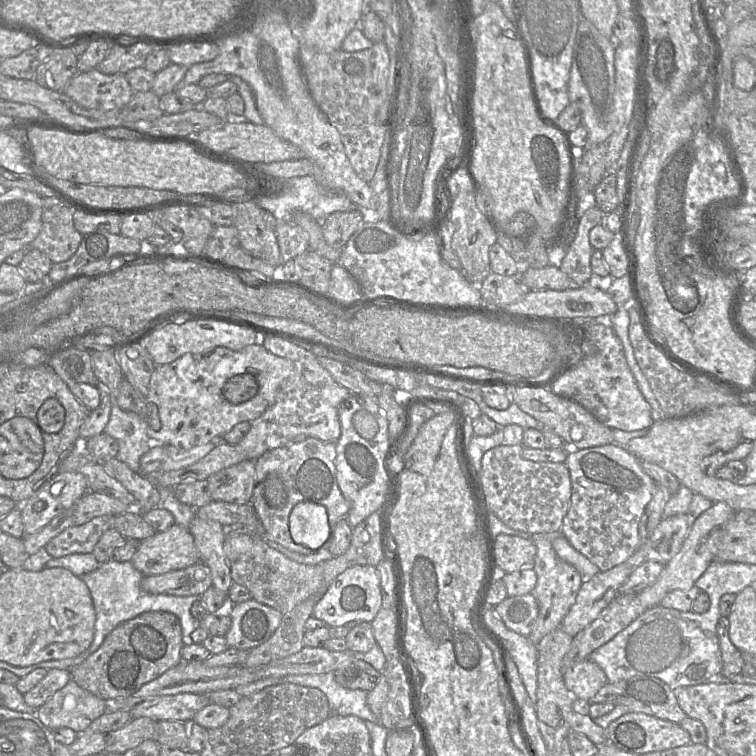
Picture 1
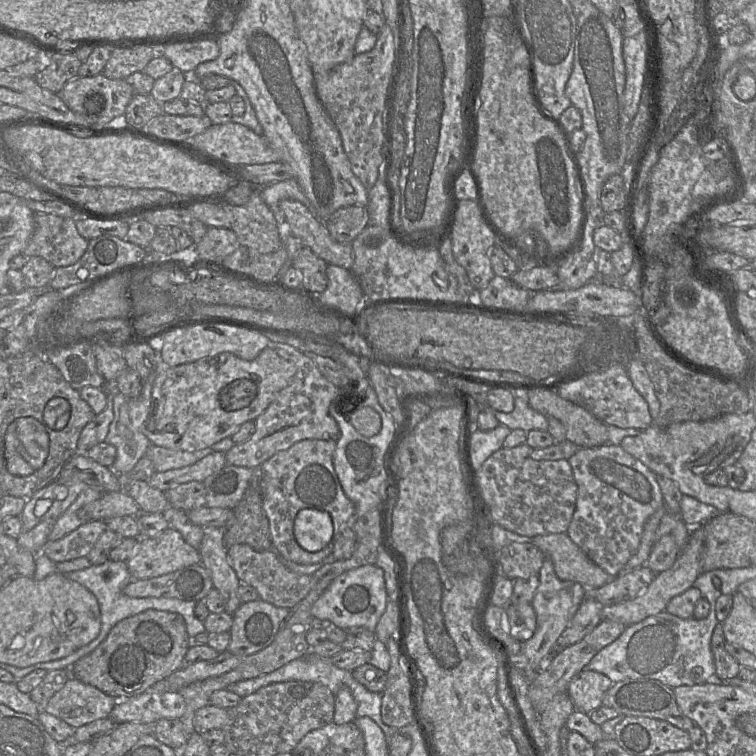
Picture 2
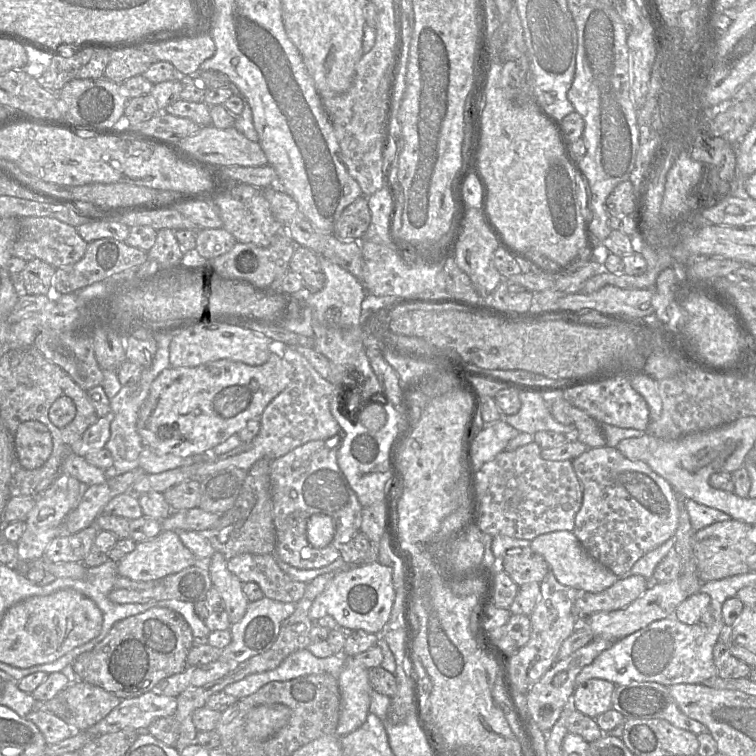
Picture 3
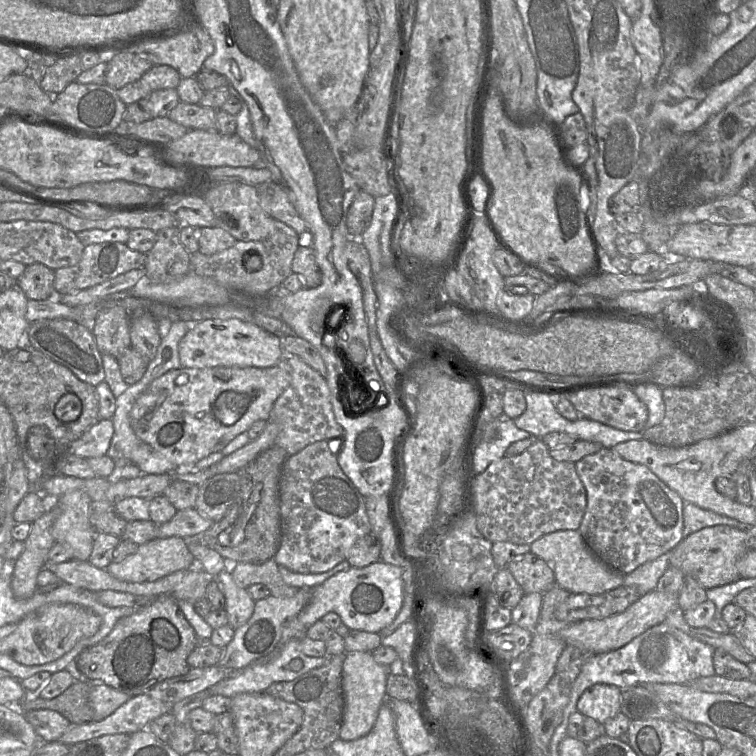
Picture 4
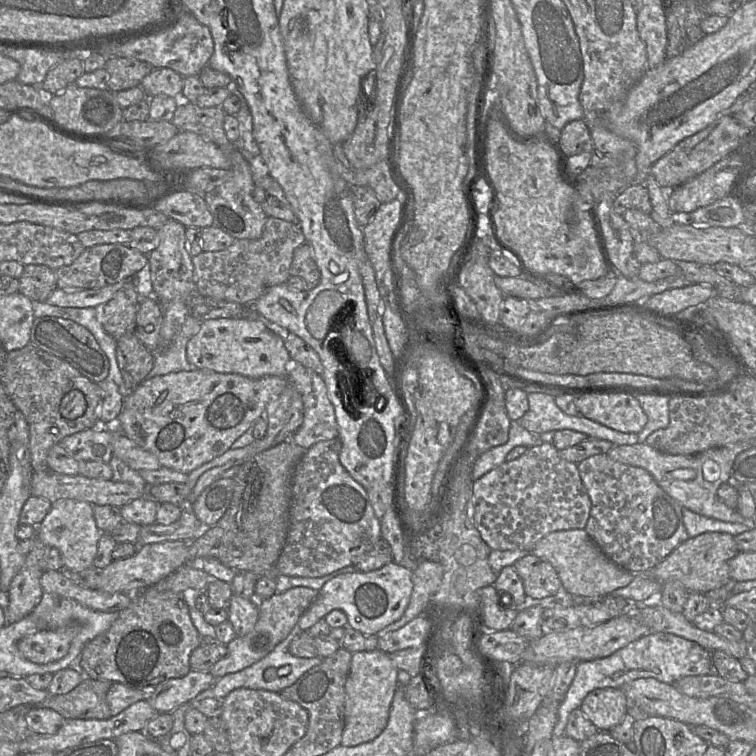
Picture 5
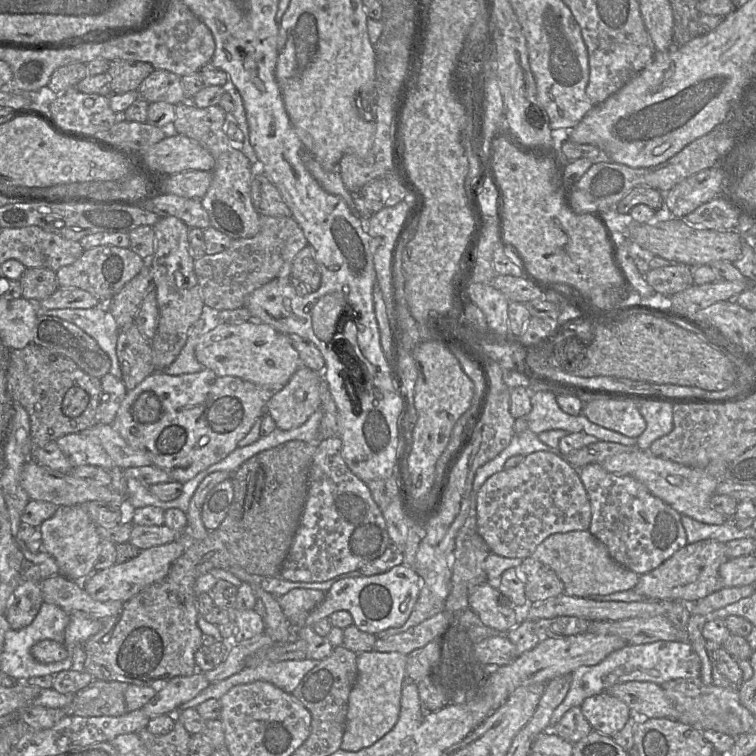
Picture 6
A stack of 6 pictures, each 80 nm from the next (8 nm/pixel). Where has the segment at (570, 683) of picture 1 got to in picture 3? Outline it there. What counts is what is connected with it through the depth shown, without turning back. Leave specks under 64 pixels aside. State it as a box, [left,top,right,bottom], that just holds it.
[571,679,615,719]

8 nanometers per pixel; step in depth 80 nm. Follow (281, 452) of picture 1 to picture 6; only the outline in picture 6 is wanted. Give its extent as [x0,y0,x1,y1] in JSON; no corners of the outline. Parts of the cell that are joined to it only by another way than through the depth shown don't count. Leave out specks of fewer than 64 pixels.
[278,437,393,582]

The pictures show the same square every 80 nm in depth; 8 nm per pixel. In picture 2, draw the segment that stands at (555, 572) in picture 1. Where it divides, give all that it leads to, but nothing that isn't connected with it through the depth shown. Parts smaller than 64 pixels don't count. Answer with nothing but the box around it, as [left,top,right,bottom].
[521,555,586,672]

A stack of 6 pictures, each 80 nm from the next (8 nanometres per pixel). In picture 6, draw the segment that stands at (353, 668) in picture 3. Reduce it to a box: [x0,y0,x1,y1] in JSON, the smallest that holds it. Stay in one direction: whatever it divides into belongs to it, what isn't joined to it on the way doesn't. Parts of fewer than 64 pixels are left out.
[342,650,407,752]

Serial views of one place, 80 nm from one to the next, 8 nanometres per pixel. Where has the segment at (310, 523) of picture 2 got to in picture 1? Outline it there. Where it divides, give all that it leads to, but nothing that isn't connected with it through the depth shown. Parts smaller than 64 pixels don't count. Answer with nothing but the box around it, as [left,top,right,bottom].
[289,502,332,551]

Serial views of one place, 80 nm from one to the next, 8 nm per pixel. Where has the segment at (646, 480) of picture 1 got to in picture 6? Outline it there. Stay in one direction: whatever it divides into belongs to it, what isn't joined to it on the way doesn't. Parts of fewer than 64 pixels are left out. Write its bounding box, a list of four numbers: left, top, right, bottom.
[575,464,688,575]

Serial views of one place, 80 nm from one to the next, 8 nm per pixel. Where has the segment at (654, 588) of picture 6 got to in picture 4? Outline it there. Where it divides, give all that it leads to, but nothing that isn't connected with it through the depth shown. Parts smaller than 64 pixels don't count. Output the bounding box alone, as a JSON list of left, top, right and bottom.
[669,525,748,589]

